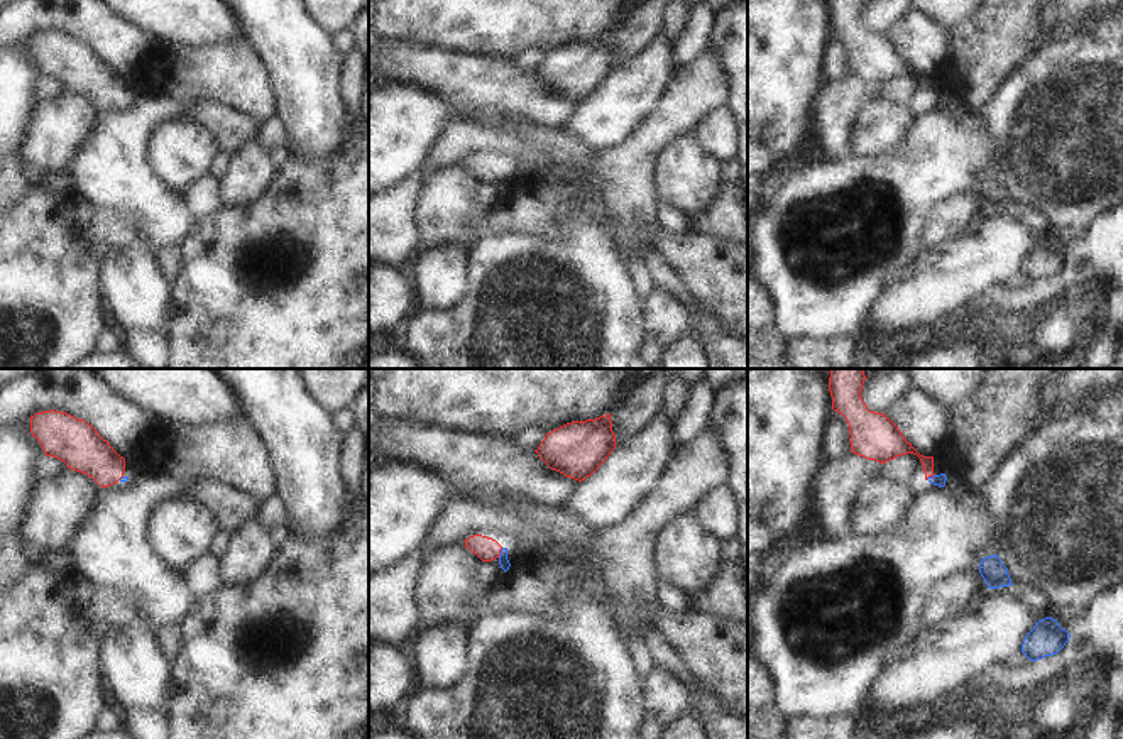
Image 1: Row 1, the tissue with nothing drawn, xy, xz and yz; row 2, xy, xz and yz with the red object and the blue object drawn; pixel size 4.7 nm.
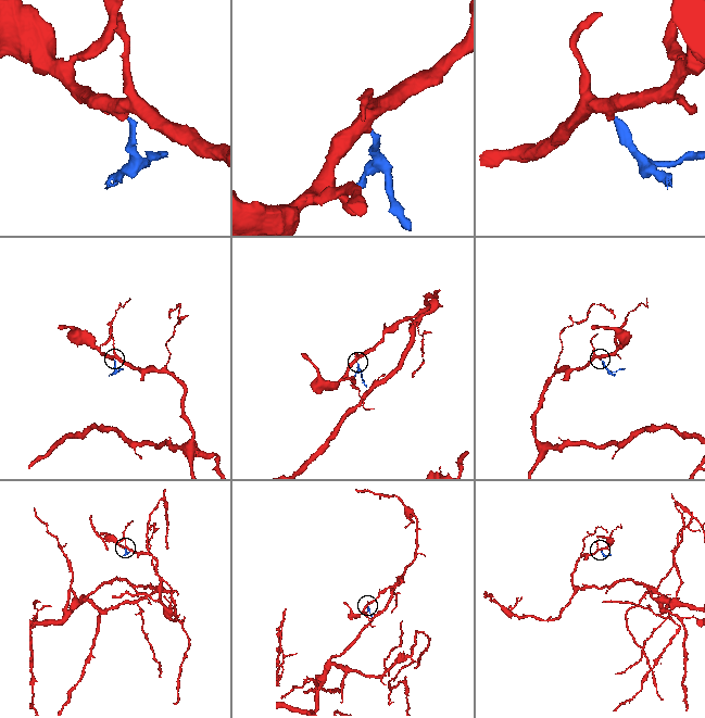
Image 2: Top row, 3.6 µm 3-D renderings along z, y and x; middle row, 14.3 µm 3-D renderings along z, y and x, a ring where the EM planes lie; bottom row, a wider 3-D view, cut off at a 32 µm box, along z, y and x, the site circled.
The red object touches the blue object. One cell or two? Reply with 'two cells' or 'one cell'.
two cells

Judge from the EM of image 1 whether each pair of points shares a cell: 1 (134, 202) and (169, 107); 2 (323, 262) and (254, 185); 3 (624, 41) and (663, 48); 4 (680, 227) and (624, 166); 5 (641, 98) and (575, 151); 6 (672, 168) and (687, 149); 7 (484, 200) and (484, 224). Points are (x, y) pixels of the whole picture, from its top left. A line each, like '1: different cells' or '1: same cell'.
1: same cell
2: different cells
3: different cells
4: different cells
5: different cells
6: same cell
7: same cell

